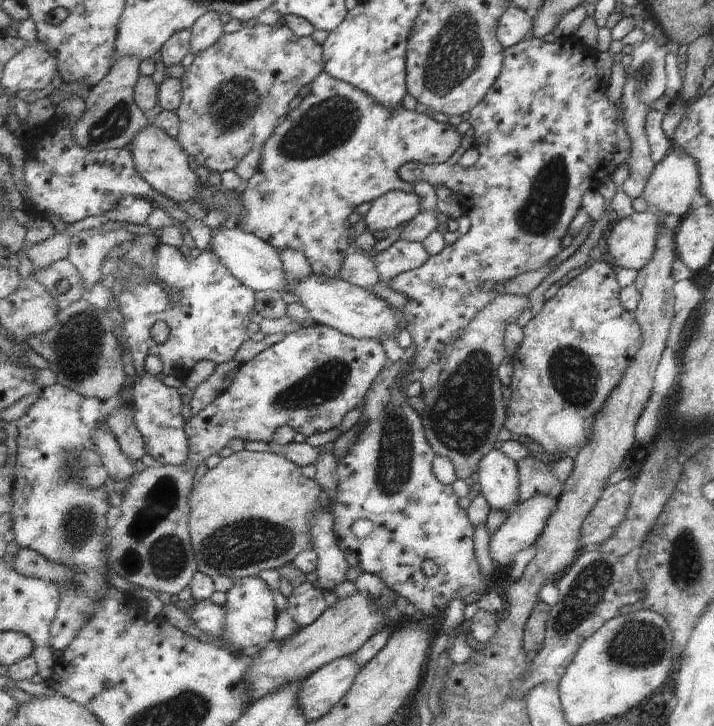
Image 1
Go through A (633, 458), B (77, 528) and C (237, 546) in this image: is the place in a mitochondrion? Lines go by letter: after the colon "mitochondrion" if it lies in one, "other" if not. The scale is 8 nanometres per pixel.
A: other
B: mitochondrion
C: mitochondrion

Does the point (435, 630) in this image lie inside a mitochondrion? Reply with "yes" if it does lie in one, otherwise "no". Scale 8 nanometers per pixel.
no

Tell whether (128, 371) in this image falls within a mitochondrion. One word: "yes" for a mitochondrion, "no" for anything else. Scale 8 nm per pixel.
no

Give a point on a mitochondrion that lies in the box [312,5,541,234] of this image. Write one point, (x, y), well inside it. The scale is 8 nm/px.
(455, 52)

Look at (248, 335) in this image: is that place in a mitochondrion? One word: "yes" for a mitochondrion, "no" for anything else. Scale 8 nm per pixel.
no

